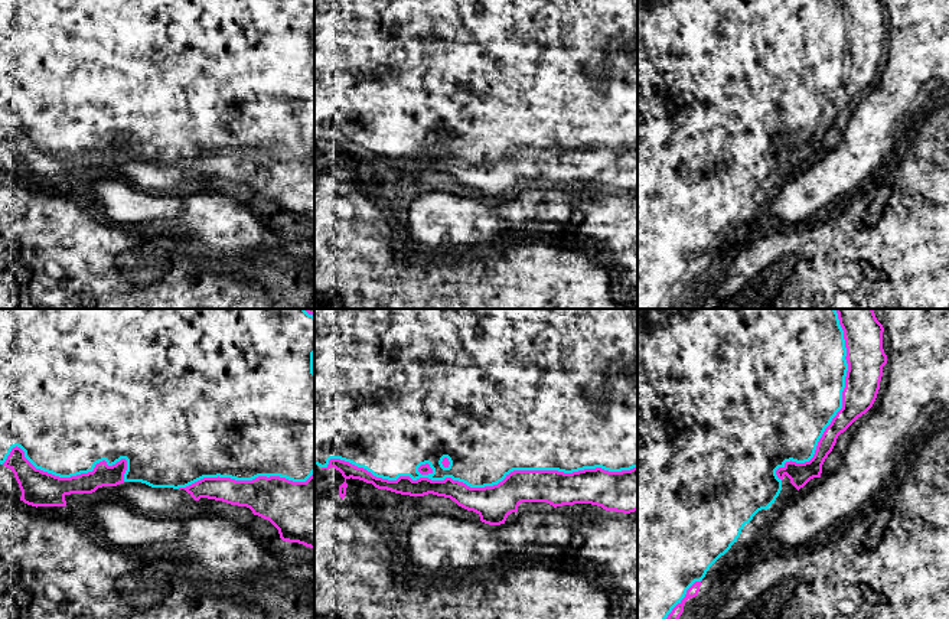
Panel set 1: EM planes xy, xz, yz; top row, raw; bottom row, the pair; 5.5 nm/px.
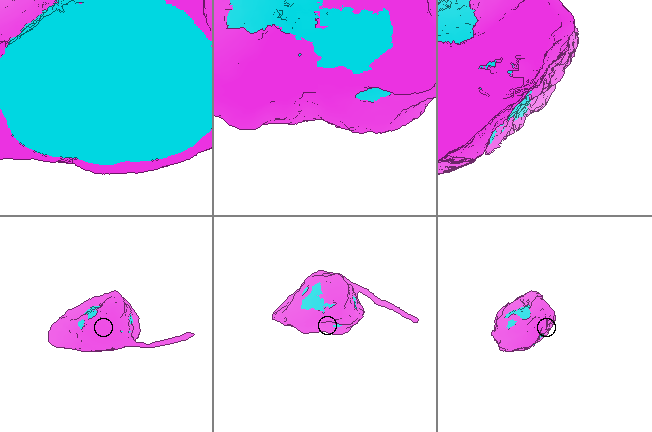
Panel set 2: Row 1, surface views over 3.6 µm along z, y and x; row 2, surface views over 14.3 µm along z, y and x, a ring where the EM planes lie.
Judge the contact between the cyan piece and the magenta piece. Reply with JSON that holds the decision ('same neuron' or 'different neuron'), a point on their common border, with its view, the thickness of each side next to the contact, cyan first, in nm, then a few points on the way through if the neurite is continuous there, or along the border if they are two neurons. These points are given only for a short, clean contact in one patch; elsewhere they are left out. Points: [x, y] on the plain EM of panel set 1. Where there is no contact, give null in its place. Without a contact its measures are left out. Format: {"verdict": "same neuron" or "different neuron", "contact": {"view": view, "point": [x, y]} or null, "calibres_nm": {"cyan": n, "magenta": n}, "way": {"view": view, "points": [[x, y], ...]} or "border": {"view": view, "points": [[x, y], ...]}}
{"verdict": "same neuron", "contact": {"view": "xz", "point": [478, 163]}, "calibres_nm": {"cyan": 440, "magenta": 200}}

